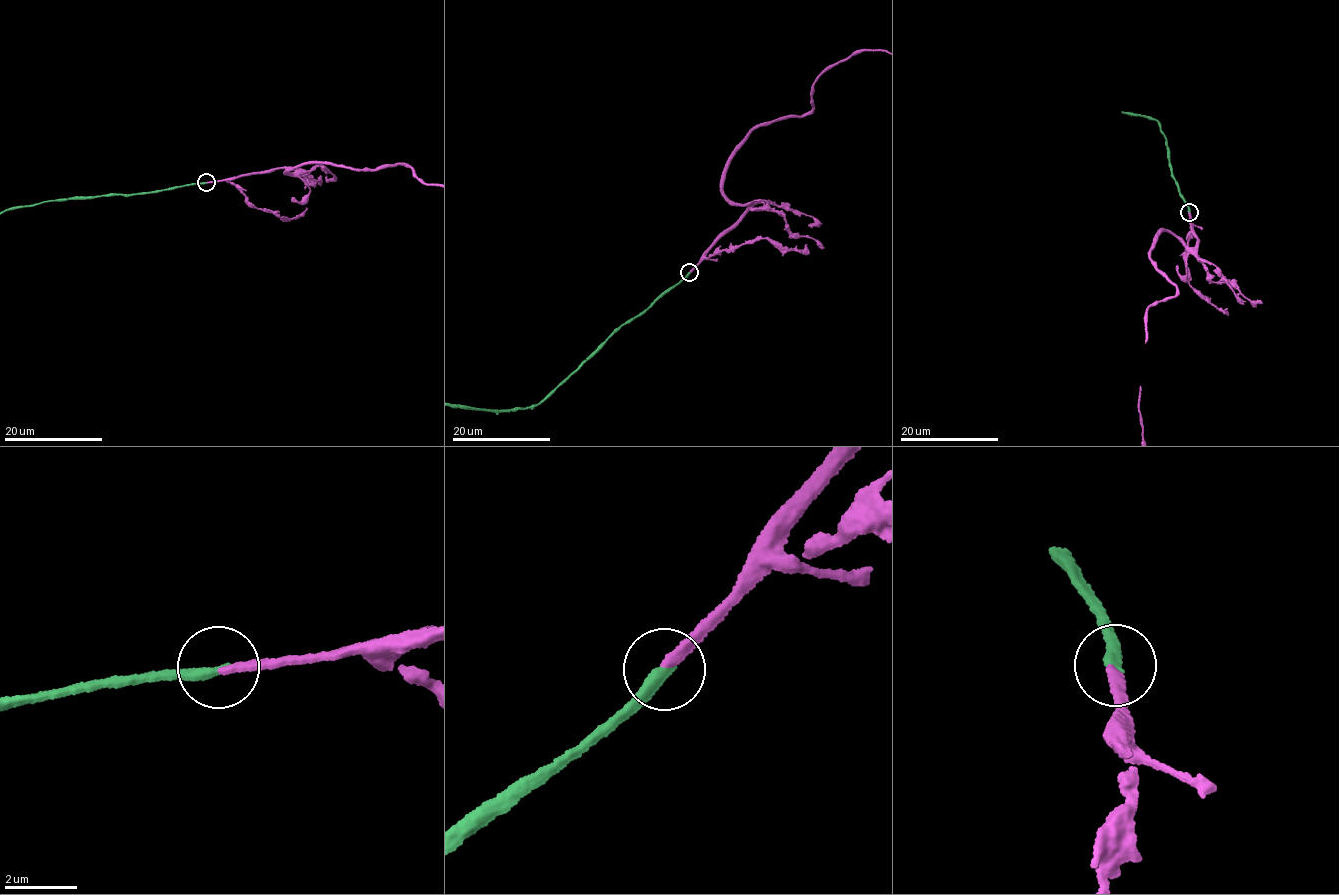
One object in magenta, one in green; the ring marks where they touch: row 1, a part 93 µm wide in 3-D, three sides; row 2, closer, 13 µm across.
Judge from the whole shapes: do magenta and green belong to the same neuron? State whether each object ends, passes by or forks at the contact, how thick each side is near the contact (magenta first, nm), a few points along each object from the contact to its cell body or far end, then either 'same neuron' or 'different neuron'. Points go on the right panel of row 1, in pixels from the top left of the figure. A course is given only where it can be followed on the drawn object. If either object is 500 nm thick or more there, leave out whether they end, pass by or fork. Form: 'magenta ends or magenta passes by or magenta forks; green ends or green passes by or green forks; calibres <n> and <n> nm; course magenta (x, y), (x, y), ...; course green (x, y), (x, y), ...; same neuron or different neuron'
magenta ends; green ends; calibres 260 and 340 nm; course magenta (1189, 212), (1195, 246), (1160, 230), (1150, 258), (1177, 287), (1147, 316), (1139, 408); same neuron

